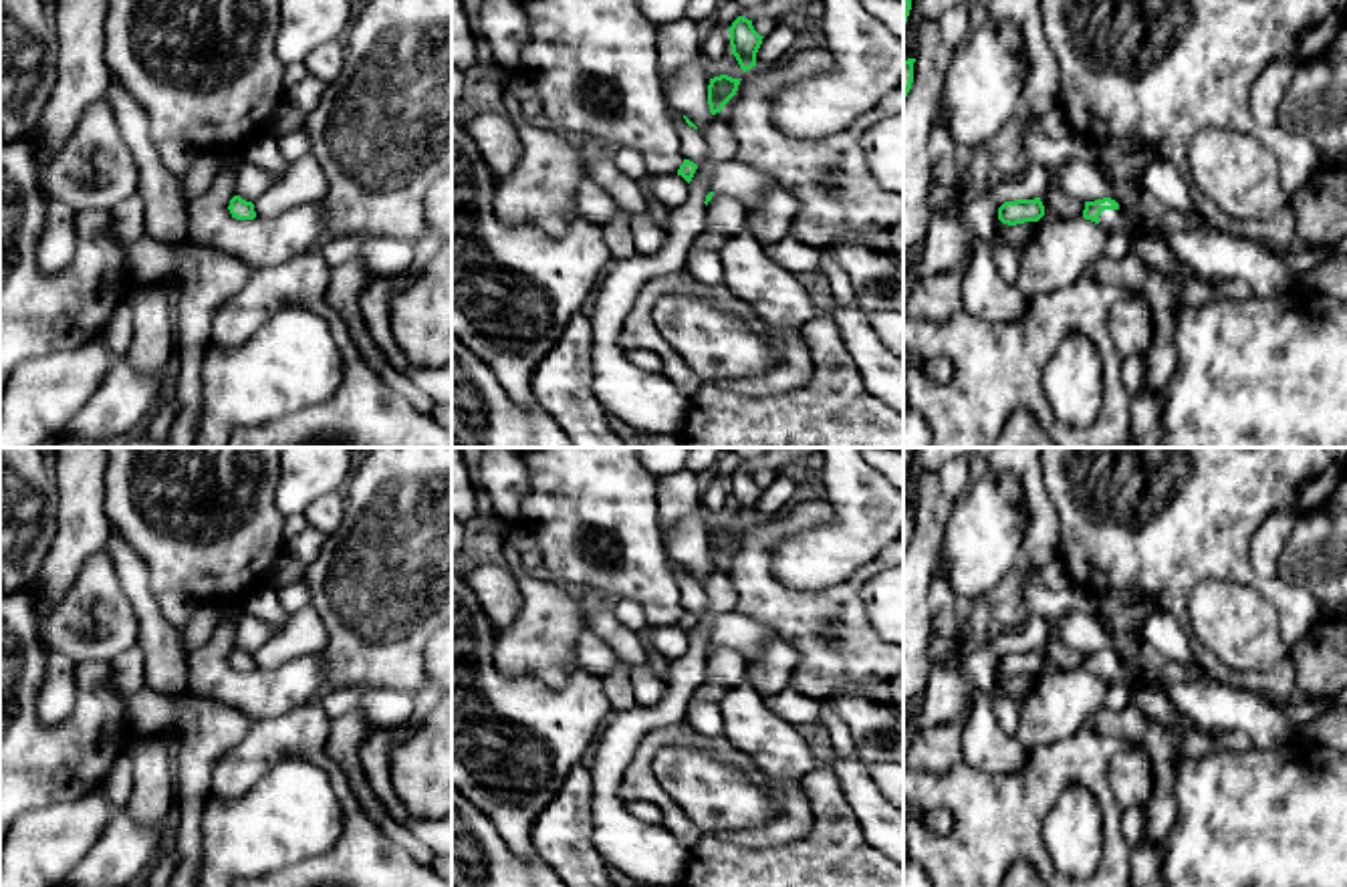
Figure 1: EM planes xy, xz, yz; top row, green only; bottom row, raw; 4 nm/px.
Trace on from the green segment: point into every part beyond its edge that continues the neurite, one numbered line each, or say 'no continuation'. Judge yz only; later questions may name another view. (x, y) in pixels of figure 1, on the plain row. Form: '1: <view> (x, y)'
1: yz (1150, 700)

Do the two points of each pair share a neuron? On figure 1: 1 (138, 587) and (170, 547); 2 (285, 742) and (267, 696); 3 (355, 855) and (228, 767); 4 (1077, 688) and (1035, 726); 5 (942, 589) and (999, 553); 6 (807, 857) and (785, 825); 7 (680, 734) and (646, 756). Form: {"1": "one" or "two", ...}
{"1": "two", "2": "two", "3": "one", "4": "one", "5": "two", "6": "two", "7": "one"}

